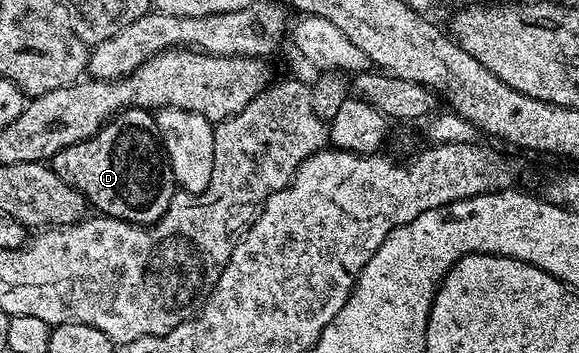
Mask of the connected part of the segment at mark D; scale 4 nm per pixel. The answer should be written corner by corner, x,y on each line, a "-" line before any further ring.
126,108
117,112
104,127
99,128
89,140
78,142
74,146
66,146
66,150
58,150
50,161
52,171
62,178
62,182
72,185
89,205
96,207
97,213
113,216
131,224
152,224
170,206
172,196
178,191
178,185
168,157
164,154
164,145
160,142
160,131
156,125
156,117
147,108

